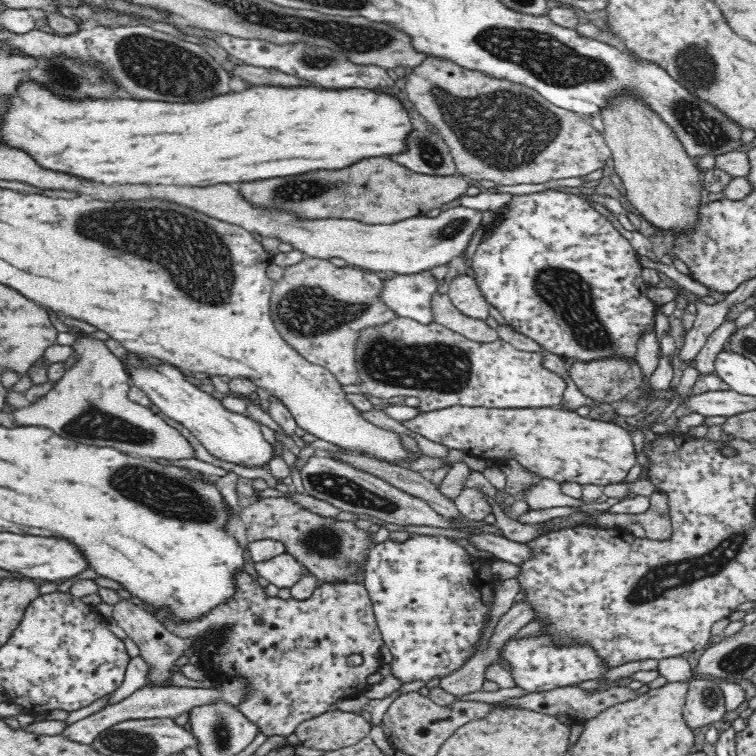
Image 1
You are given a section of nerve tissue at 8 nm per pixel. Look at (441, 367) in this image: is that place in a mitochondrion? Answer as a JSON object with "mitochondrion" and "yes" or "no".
{"mitochondrion":"yes"}

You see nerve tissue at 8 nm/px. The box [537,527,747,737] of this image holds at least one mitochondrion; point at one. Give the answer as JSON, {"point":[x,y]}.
{"point":[710,698]}

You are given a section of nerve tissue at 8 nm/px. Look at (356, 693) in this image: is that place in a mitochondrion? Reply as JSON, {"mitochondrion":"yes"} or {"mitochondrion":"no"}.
{"mitochondrion":"no"}

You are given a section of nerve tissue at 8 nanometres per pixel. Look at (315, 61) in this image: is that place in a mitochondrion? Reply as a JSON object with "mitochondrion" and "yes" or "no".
{"mitochondrion":"yes"}

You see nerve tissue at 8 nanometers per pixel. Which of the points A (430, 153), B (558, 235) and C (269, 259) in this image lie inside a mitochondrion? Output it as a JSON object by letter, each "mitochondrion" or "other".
{"A":"mitochondrion","B":"other","C":"other"}

